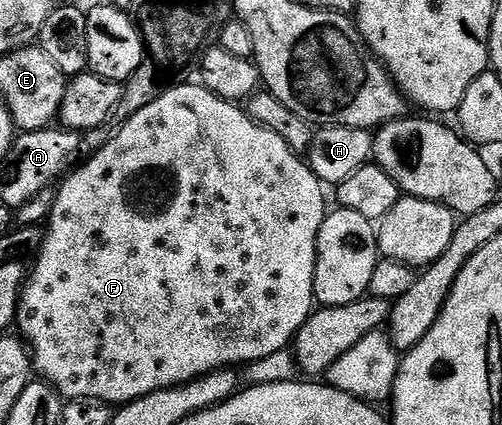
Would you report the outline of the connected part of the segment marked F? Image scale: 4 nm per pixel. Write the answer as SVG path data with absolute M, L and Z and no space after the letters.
M203 84L196 86L172 86L160 93L152 104L142 108L136 115L132 115L119 127L118 136L114 140L104 142L101 150L89 160L85 166L77 165L59 183L60 191L52 202L52 215L48 218L48 230L44 234L44 242L40 245L40 253L37 254L35 263L29 273L24 289L20 291L20 309L16 311L16 322L23 341L30 347L30 353L34 359L34 370L49 386L54 386L60 397L65 400L87 398L98 402L109 404L127 404L138 400L142 396L150 396L159 390L169 390L175 386L184 386L187 382L194 382L204 374L213 374L215 370L226 370L229 368L244 368L251 362L262 360L278 352L289 349L290 343L295 339L296 333L306 324L306 320L314 309L316 293L314 292L314 272L316 271L316 241L318 232L324 223L326 207L324 207L324 190L321 180L317 174L308 167L307 161L299 153L288 146L287 142L266 127L260 125L255 119L249 117L241 107L234 102L227 102L225 98L219 98L212 90L207 90Z

